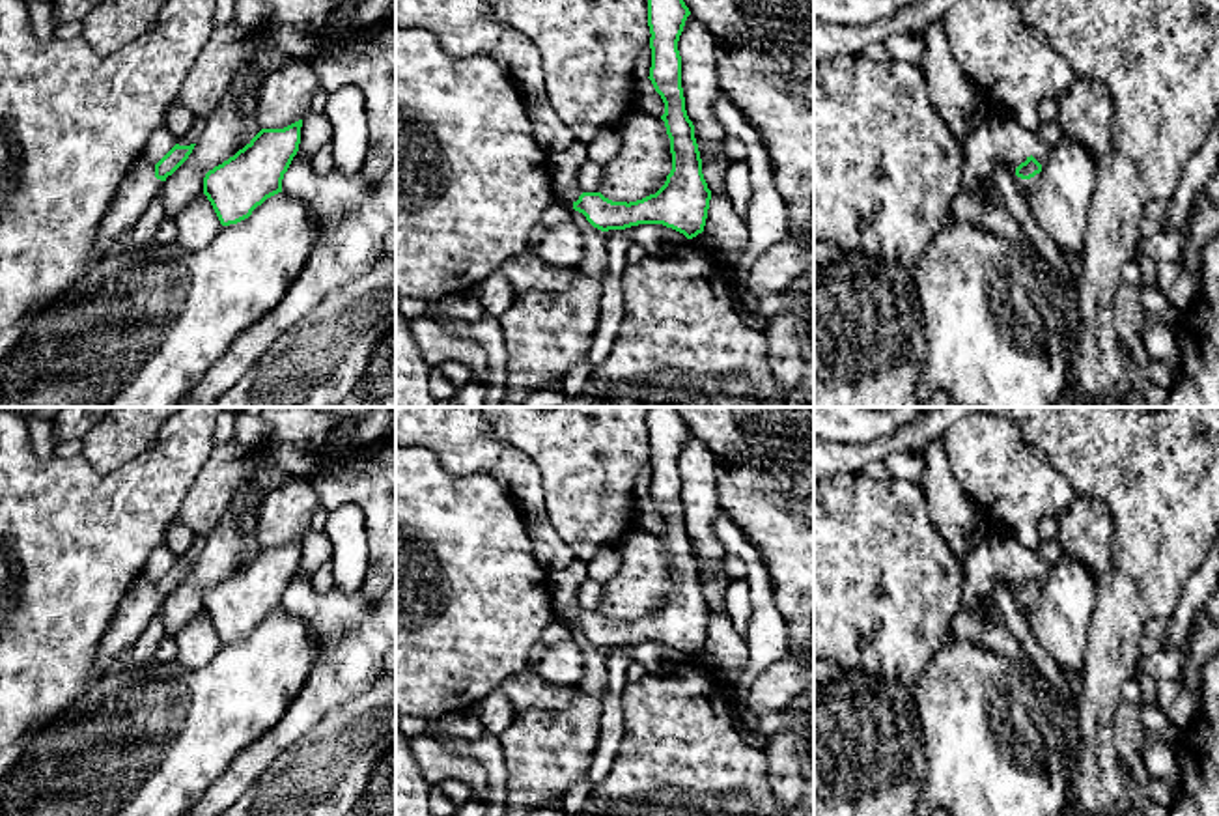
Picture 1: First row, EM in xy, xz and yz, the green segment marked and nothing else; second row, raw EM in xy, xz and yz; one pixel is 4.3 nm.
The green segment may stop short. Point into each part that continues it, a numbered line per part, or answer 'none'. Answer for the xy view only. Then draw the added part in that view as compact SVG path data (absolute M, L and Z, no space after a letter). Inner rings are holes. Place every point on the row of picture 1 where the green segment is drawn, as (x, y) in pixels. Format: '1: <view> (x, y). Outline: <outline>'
1: xy (139, 183). Outline: M146 159L136 161L123 176L116 198L99 224L93 243L91 261L103 260L110 252L125 246L125 241L144 215L147 202L159 192L164 181L155 177L155 164Z

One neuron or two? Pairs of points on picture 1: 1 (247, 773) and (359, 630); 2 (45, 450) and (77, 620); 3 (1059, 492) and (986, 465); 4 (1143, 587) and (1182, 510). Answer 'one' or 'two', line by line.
1: one
2: two
3: one
4: one

